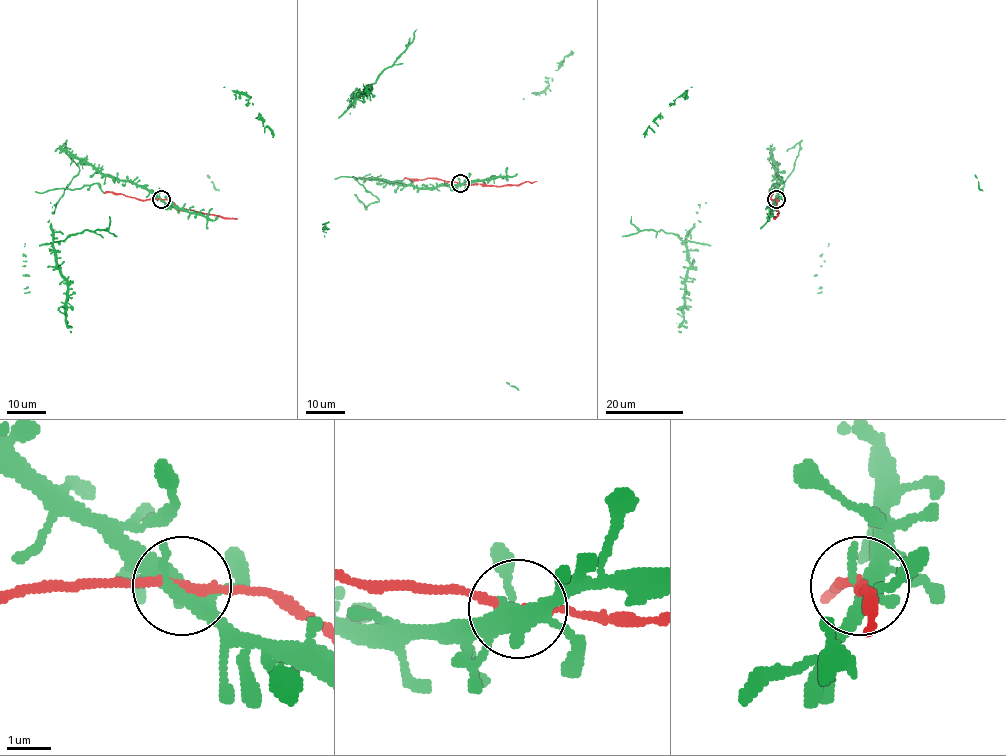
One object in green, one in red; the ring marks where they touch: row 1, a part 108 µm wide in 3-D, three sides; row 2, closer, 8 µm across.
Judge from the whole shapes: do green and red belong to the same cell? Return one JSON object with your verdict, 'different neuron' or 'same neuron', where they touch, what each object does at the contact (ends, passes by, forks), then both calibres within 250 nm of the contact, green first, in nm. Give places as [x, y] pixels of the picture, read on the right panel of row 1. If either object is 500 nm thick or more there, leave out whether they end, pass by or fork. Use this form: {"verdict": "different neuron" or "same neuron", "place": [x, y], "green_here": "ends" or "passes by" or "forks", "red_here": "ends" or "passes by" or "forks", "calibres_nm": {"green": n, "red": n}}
{"verdict": "same neuron", "place": [776, 199], "green_here": "forks", "red_here": "passes by", "calibres_nm": {"green": 360, "red": 160}}

